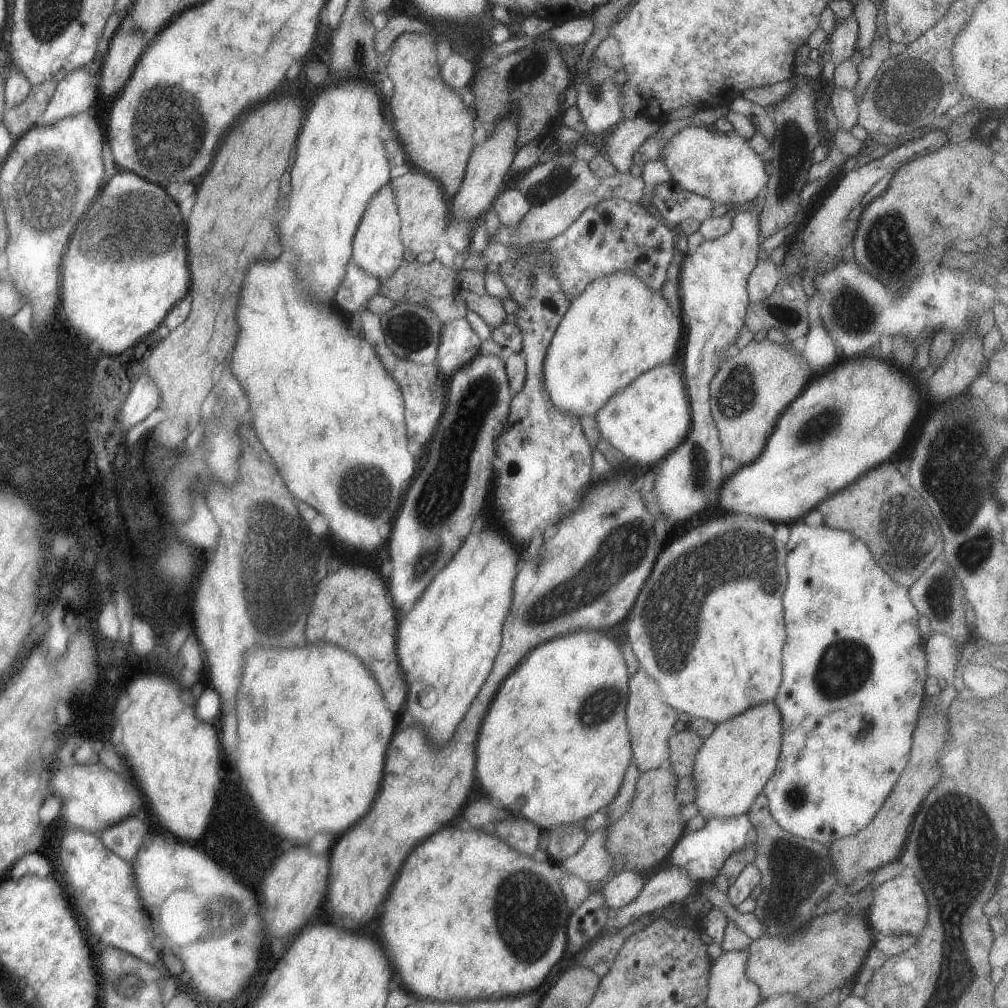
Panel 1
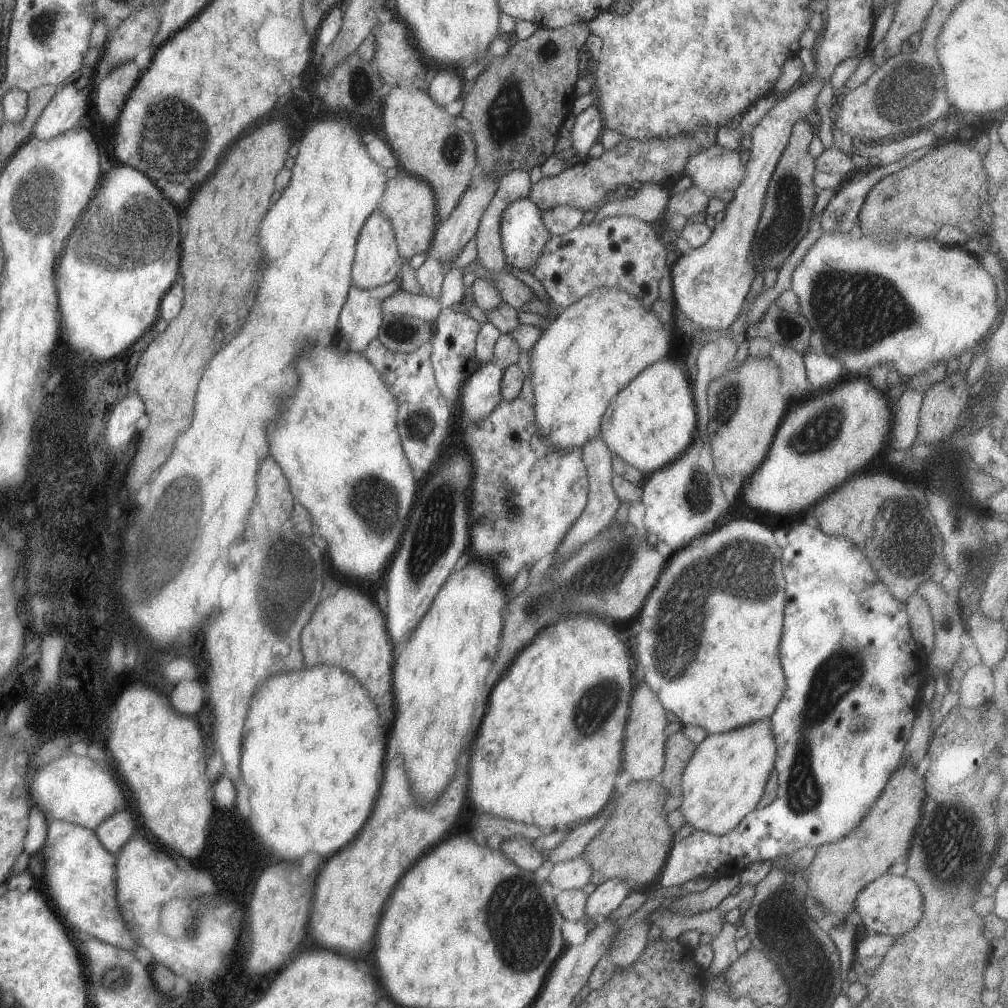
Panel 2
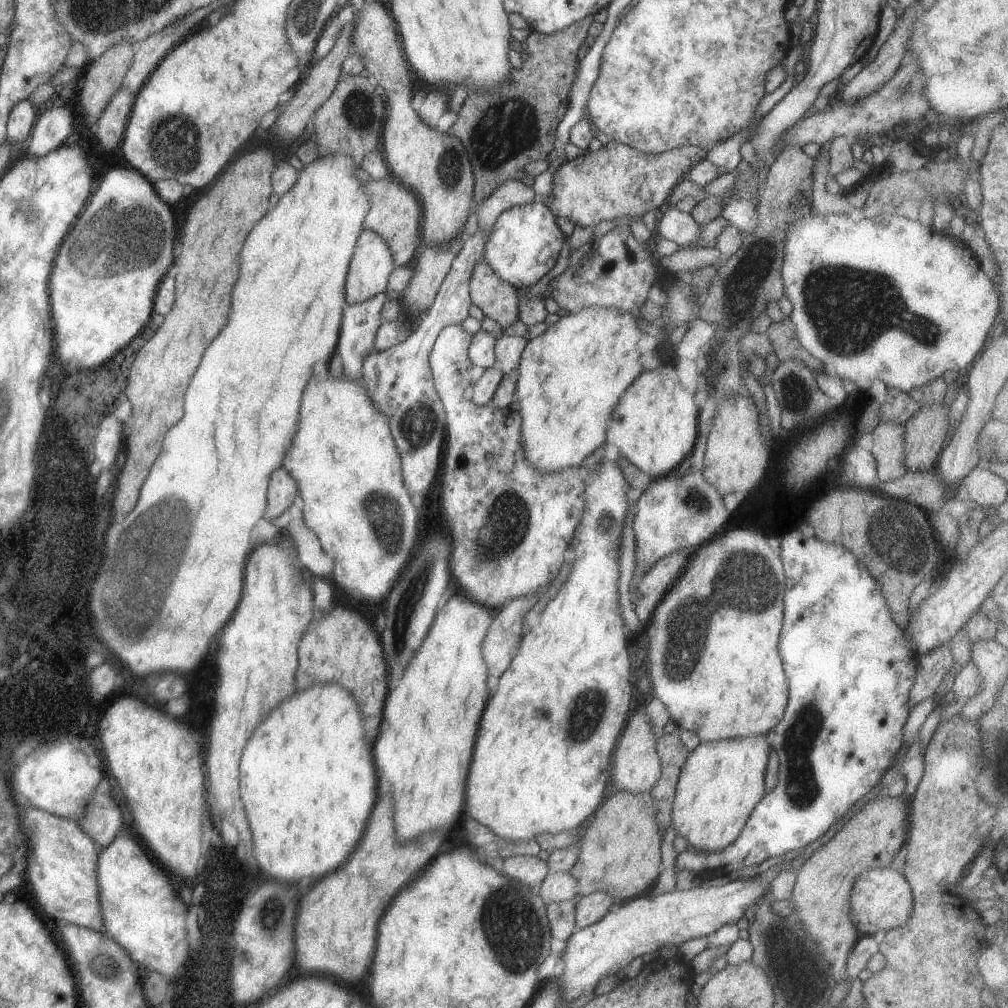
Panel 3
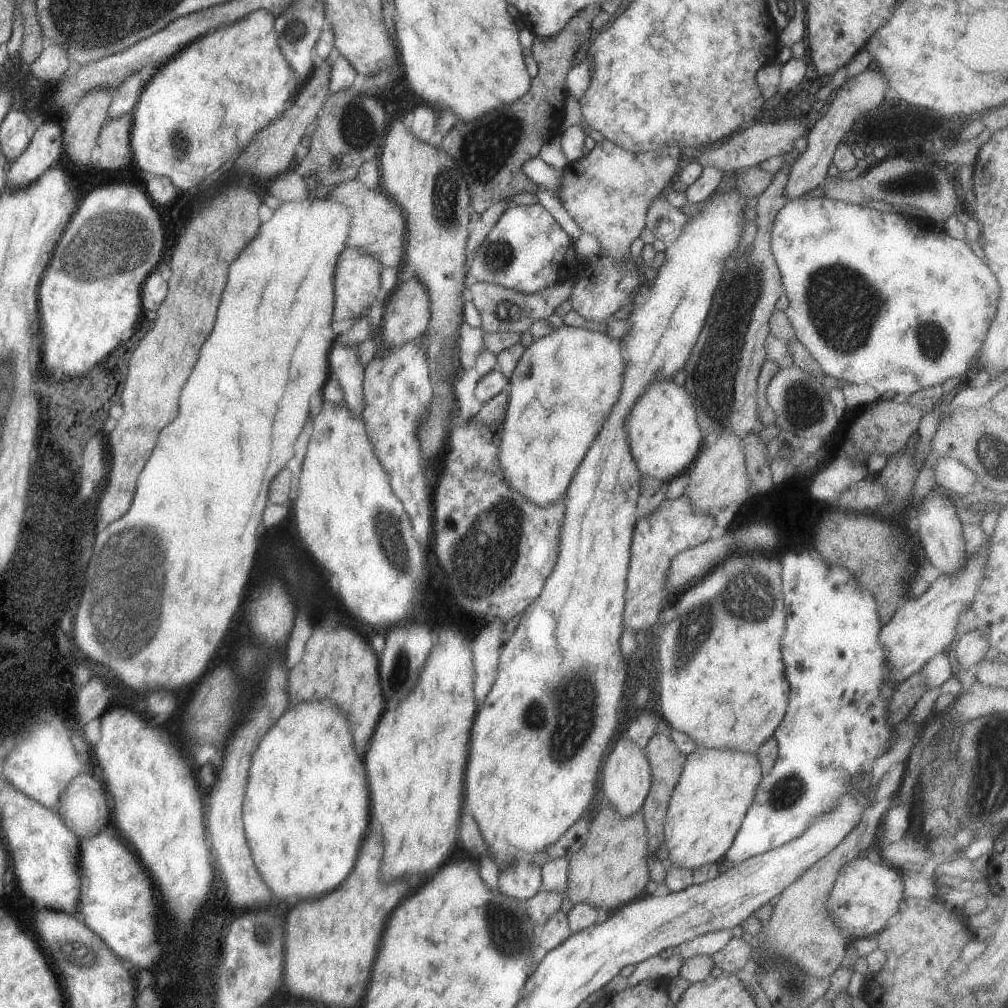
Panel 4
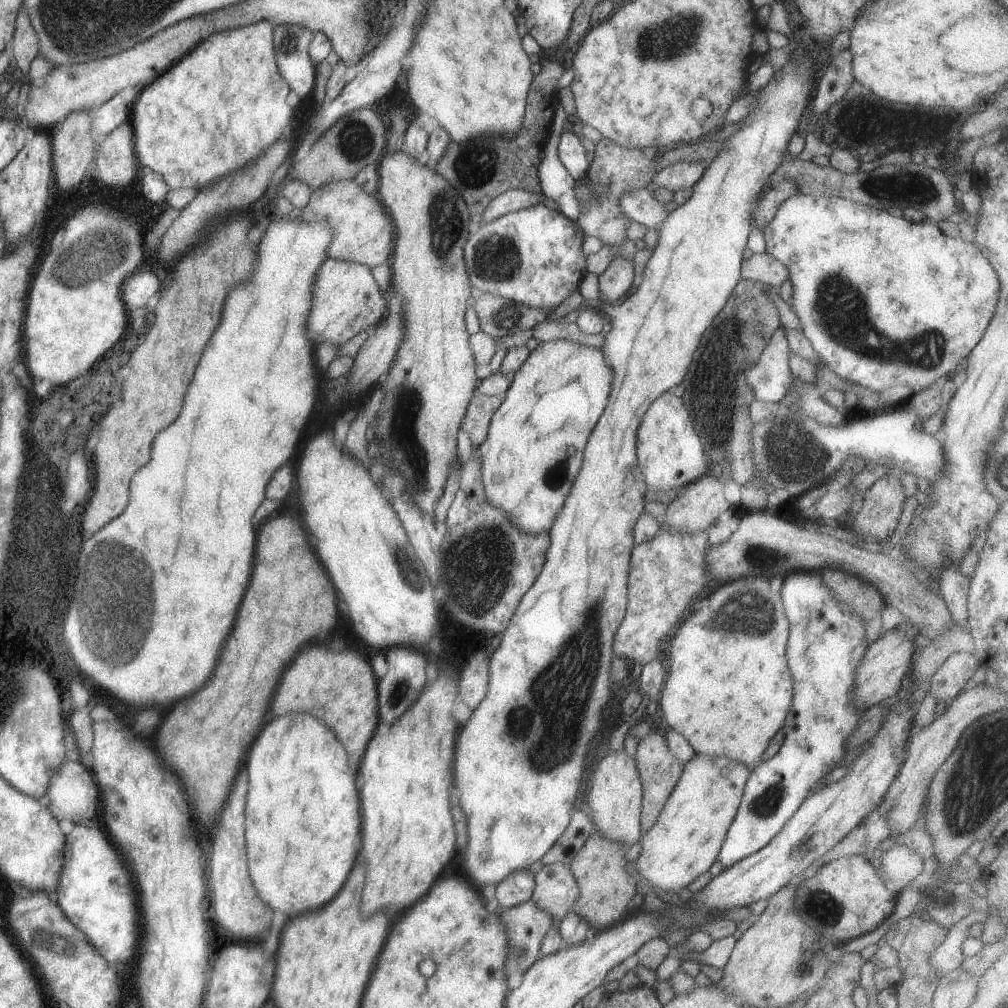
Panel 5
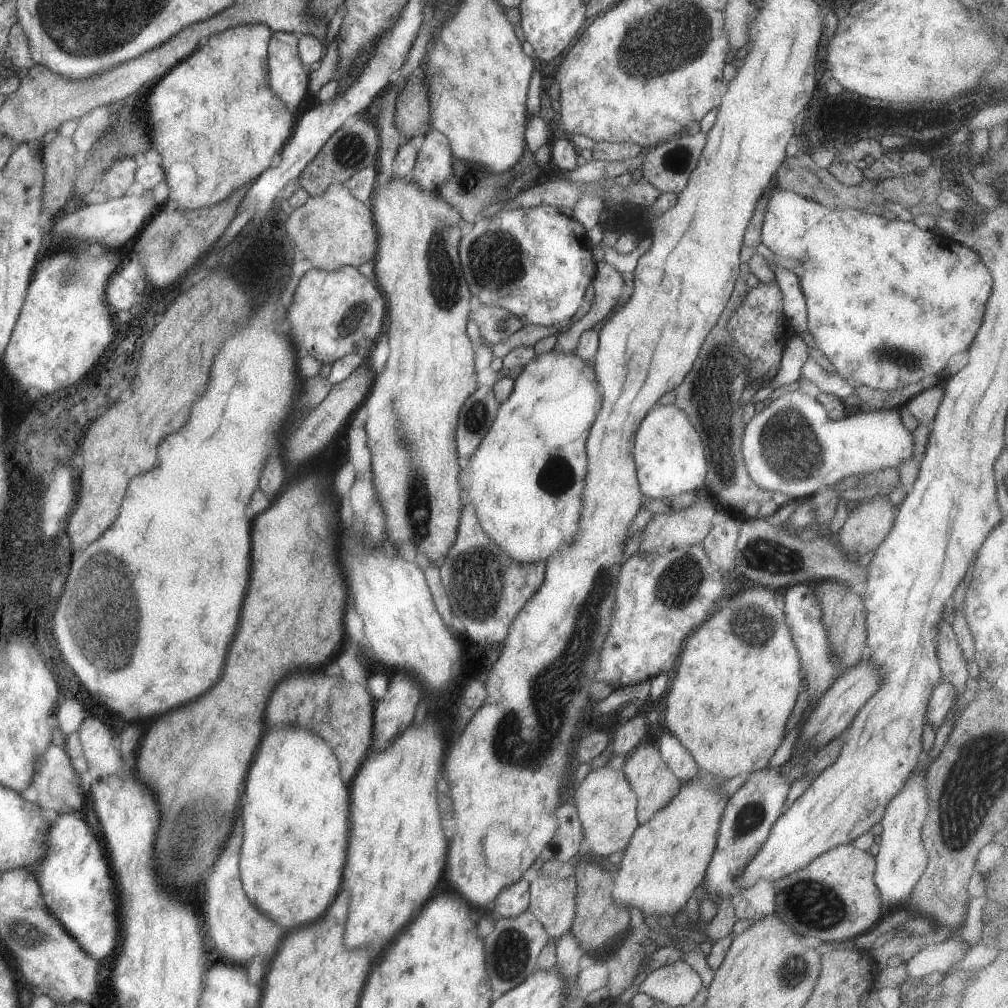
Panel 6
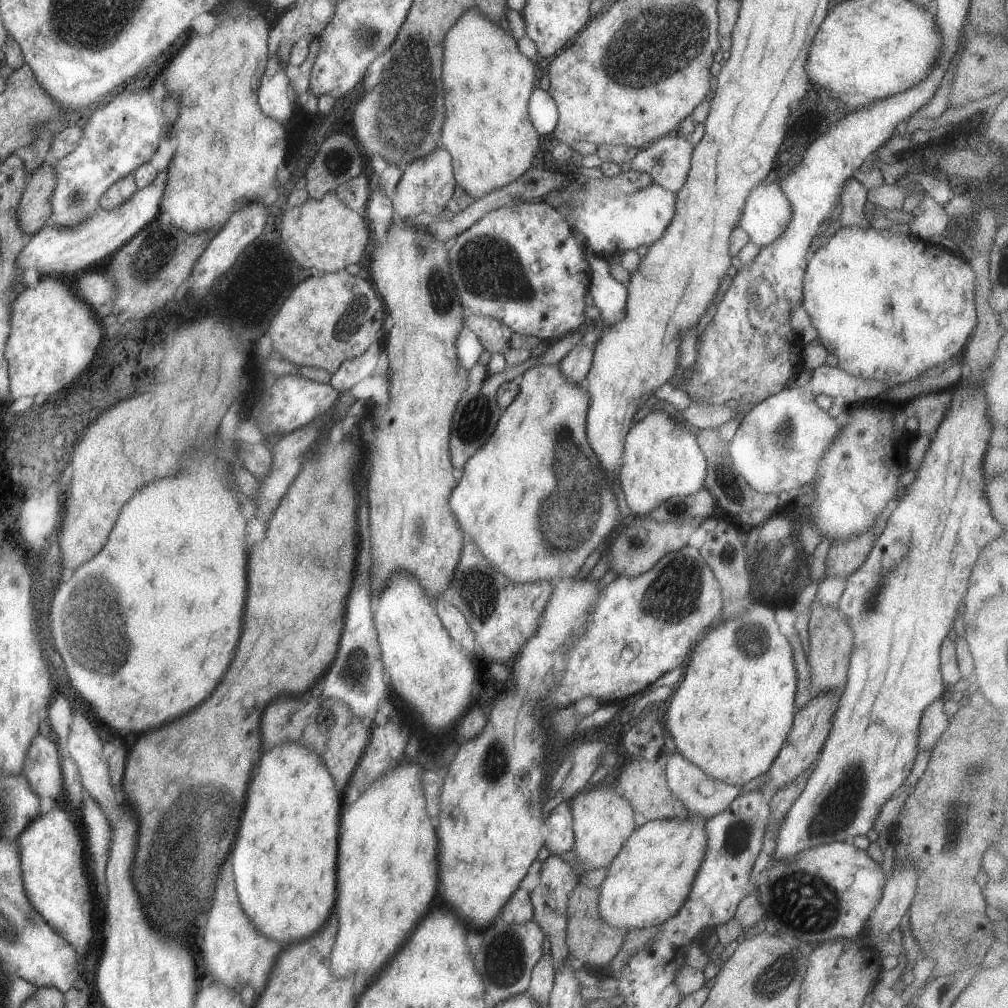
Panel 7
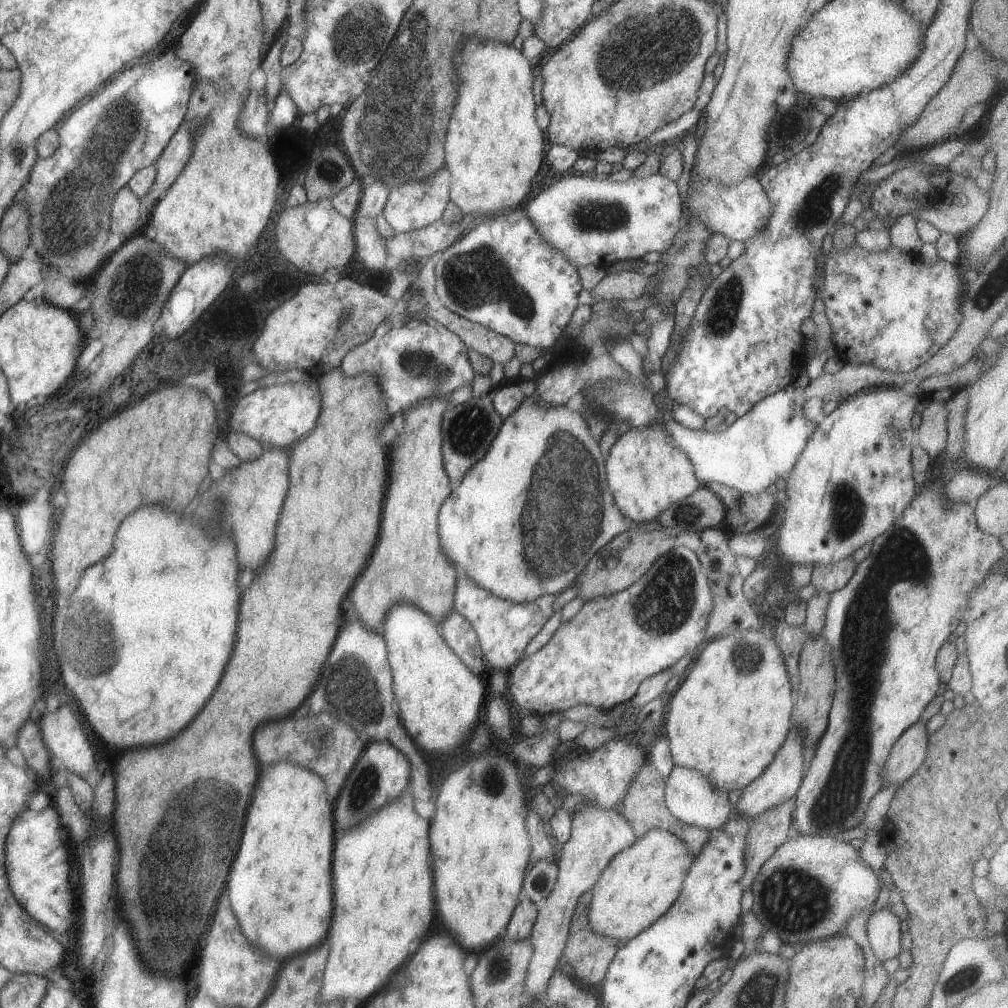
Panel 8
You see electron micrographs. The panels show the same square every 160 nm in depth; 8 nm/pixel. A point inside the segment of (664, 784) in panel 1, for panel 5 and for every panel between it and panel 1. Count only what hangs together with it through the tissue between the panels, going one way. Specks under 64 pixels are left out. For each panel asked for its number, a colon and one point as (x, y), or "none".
2: (633, 846)
3: (620, 853)
4: (611, 869)
5: (606, 889)

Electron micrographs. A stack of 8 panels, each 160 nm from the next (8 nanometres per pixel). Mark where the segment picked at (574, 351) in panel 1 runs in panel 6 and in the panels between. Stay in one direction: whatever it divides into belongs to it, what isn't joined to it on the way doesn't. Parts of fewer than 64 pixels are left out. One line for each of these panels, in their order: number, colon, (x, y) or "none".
2: (594, 348)
3: (571, 376)
4: (565, 385)
5: (535, 444)
6: (528, 473)

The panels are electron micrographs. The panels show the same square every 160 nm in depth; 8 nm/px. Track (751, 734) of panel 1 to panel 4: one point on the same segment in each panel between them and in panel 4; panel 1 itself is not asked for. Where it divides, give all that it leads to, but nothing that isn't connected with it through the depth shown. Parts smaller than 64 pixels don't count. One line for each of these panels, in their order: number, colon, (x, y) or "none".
2: (724, 779)
3: (721, 782)
4: (716, 788)

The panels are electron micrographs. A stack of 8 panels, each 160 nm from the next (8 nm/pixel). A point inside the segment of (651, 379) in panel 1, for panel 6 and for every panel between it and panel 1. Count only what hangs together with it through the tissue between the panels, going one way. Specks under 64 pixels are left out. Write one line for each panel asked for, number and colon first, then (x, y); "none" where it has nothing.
2: (650, 423)
3: (654, 424)
4: (664, 436)
5: (669, 452)
6: (670, 459)

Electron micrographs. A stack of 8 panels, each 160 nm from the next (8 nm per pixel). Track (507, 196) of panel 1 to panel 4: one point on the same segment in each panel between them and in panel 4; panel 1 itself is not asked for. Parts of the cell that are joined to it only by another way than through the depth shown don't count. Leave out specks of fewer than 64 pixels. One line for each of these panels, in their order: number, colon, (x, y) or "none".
2: (523, 233)
3: (524, 245)
4: (527, 250)

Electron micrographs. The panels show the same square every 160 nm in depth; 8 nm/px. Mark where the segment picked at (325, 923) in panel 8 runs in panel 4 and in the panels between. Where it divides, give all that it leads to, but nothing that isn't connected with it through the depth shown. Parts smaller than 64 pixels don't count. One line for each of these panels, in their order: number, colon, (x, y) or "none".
4: (307, 804)
5: (302, 792)
6: (295, 808)
7: (290, 825)

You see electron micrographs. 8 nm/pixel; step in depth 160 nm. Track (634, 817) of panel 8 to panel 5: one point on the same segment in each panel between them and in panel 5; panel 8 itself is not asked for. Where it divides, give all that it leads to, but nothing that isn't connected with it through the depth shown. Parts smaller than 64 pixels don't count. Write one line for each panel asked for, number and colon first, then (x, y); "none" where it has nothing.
5: (659, 769)
6: (655, 784)
7: (642, 783)

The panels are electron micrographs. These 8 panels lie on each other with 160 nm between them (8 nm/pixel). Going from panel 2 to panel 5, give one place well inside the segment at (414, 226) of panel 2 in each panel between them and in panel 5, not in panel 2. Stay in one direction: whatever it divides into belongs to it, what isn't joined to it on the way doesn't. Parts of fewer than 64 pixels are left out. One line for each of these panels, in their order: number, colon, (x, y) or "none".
3: (395, 213)
4: (378, 226)
5: (363, 230)

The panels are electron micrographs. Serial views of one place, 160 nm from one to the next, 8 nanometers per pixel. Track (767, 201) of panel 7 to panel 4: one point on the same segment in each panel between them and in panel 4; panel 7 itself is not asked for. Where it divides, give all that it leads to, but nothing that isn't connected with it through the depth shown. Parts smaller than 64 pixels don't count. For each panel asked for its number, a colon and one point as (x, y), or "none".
4: (876, 298)
5: (923, 300)
6: (929, 292)

